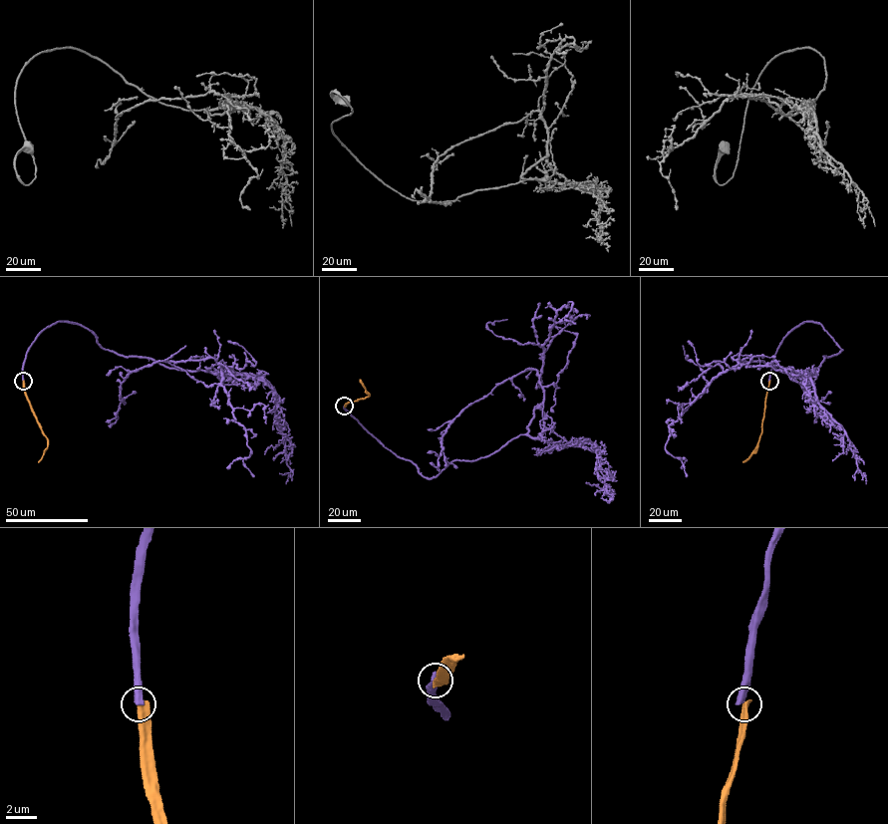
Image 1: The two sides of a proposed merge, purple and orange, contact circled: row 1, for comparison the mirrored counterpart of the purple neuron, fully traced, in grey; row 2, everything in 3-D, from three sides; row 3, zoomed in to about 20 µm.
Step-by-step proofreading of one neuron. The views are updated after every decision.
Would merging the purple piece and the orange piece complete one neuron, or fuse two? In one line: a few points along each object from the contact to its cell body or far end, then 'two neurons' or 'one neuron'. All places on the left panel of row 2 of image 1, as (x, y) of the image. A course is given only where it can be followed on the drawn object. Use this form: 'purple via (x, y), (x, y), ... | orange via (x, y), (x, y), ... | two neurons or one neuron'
purple via (23, 381), (28, 348), (58, 321), (125, 356), (222, 366), (132, 371), (108, 425) | orange via (23, 381), (27, 400), (47, 442), (38, 462) | two neurons

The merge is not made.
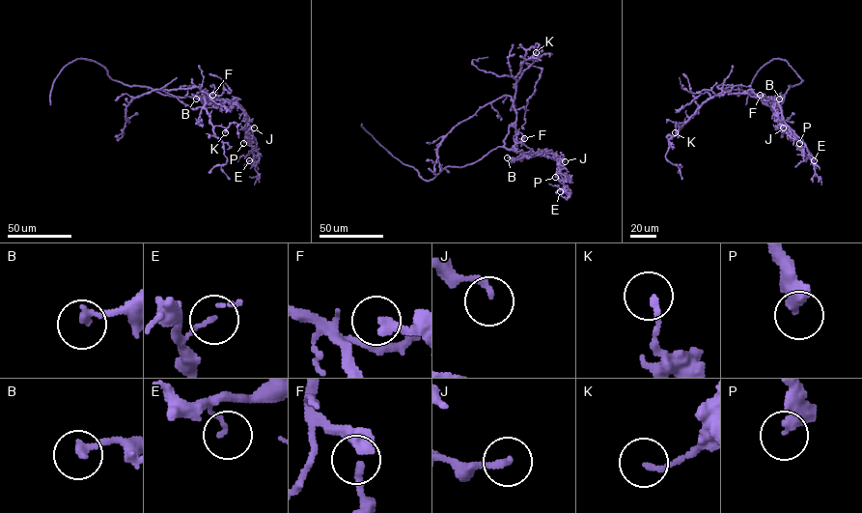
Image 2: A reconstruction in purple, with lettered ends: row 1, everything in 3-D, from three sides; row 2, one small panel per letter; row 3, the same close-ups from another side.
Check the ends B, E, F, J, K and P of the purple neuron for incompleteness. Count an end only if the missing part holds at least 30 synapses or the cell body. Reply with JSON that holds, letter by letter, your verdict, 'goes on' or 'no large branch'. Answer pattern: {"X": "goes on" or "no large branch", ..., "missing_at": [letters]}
{"B": "no large branch", "E": "no large branch", "F": "no large branch", "J": "no large branch", "K": "no large branch", "P": "no large branch", "missing_at": []}

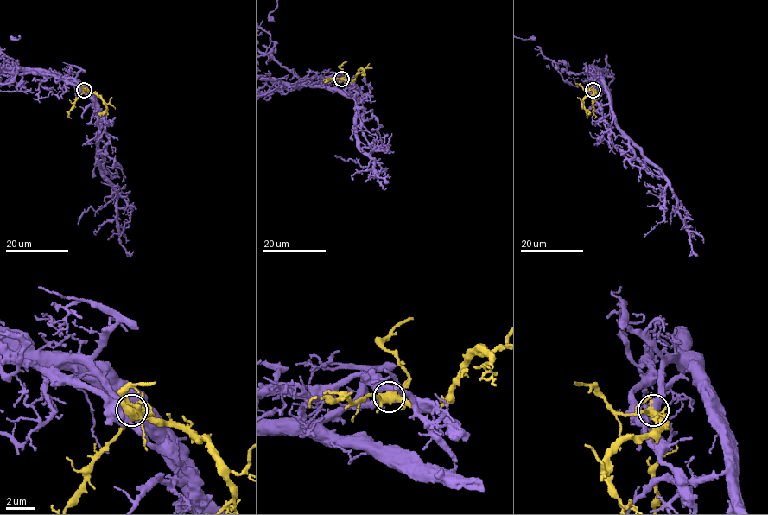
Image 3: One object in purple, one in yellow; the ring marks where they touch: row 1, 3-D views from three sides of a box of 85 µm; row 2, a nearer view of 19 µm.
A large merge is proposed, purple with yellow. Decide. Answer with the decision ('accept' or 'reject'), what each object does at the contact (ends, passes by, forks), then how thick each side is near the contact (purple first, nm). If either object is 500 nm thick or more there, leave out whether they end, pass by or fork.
accept; purple passes by; yellow forks; calibres 400 and 460 nm

